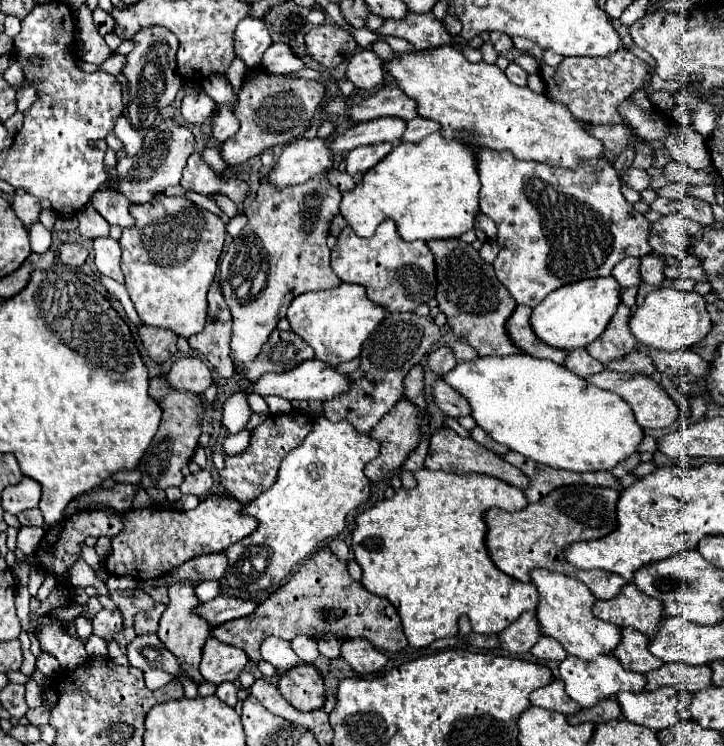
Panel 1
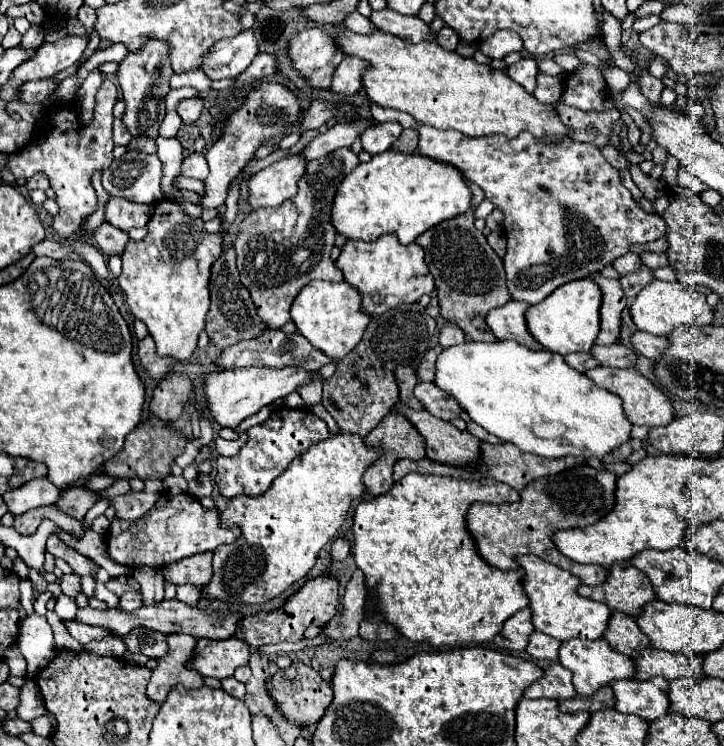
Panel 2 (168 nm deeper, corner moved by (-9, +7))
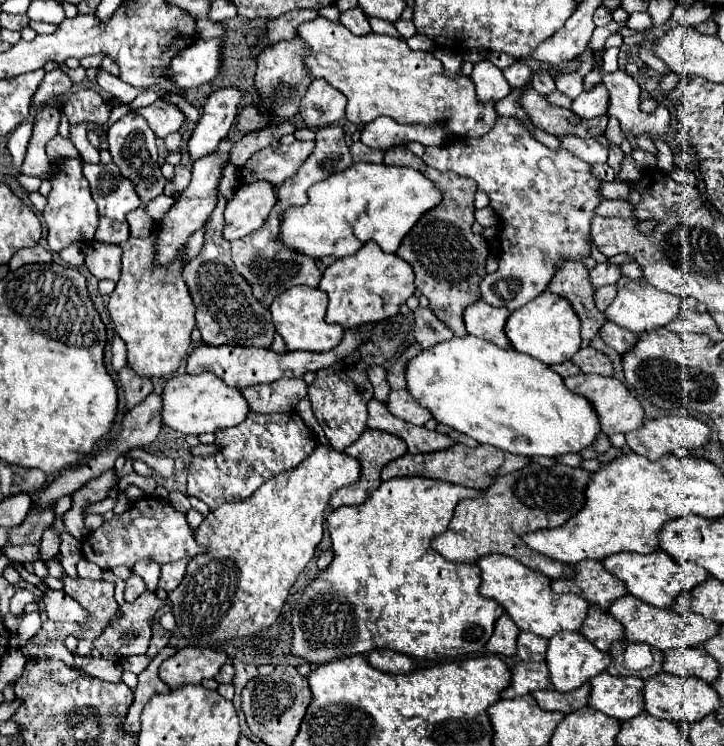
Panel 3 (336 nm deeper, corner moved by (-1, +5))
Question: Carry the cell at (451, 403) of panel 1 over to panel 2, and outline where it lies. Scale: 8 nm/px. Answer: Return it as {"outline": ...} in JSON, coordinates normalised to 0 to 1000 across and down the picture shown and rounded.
{"outline":[[[576,513],[570,529],[584,540],[587,551],[593,551],[604,562],[623,564],[637,554],[637,546],[626,538],[626,532],[609,527],[609,521],[604,521],[598,513]]]}

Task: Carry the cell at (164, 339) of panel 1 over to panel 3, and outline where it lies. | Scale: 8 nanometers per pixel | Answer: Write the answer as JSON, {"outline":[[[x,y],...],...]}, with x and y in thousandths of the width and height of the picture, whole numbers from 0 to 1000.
{"outline":[[[173,489],[164,497],[164,508],[167,508],[170,521],[173,521],[175,548],[181,548],[189,540],[195,540],[211,524],[211,511],[209,508],[200,508],[198,503],[189,503],[178,489]]]}

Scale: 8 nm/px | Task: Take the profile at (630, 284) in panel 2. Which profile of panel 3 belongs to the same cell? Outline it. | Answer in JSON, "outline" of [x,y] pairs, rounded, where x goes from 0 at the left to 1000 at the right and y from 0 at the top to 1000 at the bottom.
{"outline":[[[836,382],[836,385],[827,385],[827,387],[825,387],[825,395],[822,395],[825,414],[836,417],[836,414],[841,412],[841,406],[849,401],[849,393],[852,393],[852,382]]]}

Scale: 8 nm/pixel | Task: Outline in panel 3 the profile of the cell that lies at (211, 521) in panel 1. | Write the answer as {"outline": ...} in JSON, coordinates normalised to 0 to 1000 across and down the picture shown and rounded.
{"outline":[[[203,664],[195,672],[184,674],[167,690],[159,690],[153,698],[145,698],[137,709],[126,712],[115,725],[115,747],[140,763],[156,763],[162,757],[184,760],[192,749],[211,749],[217,755],[244,752],[250,747],[269,747],[283,733],[269,725],[269,709],[261,706],[258,690],[244,685],[236,674],[222,674],[222,669]]]}

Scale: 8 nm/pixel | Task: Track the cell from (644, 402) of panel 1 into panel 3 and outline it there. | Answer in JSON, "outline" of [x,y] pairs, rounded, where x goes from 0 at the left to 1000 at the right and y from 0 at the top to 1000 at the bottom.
{"outline":[[[802,500],[802,503],[791,503],[780,508],[780,516],[791,524],[800,527],[805,532],[811,532],[830,564],[830,575],[836,583],[847,583],[847,580],[869,580],[877,578],[880,572],[885,572],[885,567],[891,567],[891,551],[885,546],[885,540],[880,538],[880,532],[849,505],[833,505],[833,503],[819,503],[819,500]]]}

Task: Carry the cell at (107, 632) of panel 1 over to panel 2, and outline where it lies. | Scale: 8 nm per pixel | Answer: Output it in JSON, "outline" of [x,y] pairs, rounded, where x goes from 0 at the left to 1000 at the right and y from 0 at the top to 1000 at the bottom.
{"outline":[[[175,792],[167,798],[167,808],[164,814],[173,819],[186,819],[189,814],[195,814],[195,792]]]}

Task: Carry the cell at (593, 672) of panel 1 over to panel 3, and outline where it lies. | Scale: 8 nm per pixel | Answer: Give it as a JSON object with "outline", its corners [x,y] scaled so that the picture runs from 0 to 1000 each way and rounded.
{"outline":[[[769,849],[758,857],[758,867],[756,867],[756,891],[761,899],[761,916],[764,924],[775,926],[775,929],[786,929],[794,926],[797,921],[808,918],[816,908],[836,902],[838,894],[844,891],[844,878],[825,873],[825,867],[819,867],[819,862],[814,862],[802,849]]]}

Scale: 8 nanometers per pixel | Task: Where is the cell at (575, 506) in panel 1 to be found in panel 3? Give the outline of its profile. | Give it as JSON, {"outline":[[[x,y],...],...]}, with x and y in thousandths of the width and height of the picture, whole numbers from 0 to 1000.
{"outline":[[[742,621],[695,637],[684,642],[684,647],[670,655],[662,669],[640,669],[634,674],[620,701],[620,709],[598,723],[598,736],[604,736],[615,749],[626,755],[659,755],[670,744],[695,741],[736,765],[758,771],[758,776],[786,776],[794,771],[789,757],[739,741],[722,728],[720,717],[753,706],[775,706],[778,701],[783,701],[797,685],[808,680],[808,655],[814,642],[816,631],[800,626],[747,626]]]}

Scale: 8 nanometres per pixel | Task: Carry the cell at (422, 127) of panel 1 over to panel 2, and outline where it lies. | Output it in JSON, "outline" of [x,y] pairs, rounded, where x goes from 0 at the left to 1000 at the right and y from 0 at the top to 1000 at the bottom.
{"outline":[[[557,173],[554,184],[546,189],[546,194],[540,197],[540,202],[551,202],[551,205],[573,205],[576,202],[576,178],[570,178],[570,173]]]}

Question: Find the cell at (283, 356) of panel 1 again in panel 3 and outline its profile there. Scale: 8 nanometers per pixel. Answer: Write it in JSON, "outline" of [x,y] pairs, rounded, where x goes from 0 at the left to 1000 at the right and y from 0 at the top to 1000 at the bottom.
{"outline":[[[499,438],[482,444],[482,454],[474,454],[463,468],[452,473],[427,473],[427,471],[396,471],[394,476],[383,476],[372,465],[330,465],[330,462],[305,462],[305,465],[291,465],[291,462],[278,462],[267,468],[267,473],[258,481],[258,500],[272,503],[280,497],[291,497],[300,505],[305,505],[316,519],[338,521],[347,516],[358,513],[377,513],[388,505],[419,505],[424,497],[441,497],[446,492],[454,492],[465,481],[482,476],[493,460],[499,457]]]}

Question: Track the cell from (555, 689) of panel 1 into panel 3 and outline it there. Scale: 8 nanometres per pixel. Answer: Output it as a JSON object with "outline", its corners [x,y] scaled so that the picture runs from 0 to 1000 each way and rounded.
{"outline":[[[720,886],[709,897],[709,913],[706,918],[692,929],[692,937],[711,937],[725,929],[758,924],[758,897],[756,889],[725,889]]]}

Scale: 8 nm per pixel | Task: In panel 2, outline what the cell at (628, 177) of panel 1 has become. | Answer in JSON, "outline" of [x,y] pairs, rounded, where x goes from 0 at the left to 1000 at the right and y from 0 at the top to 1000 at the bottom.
{"outline":[[[844,192],[841,194],[836,194],[836,197],[830,197],[830,208],[836,210],[836,216],[841,218],[841,221],[847,221],[849,227],[866,227],[866,213],[858,208],[858,202],[852,202]]]}

